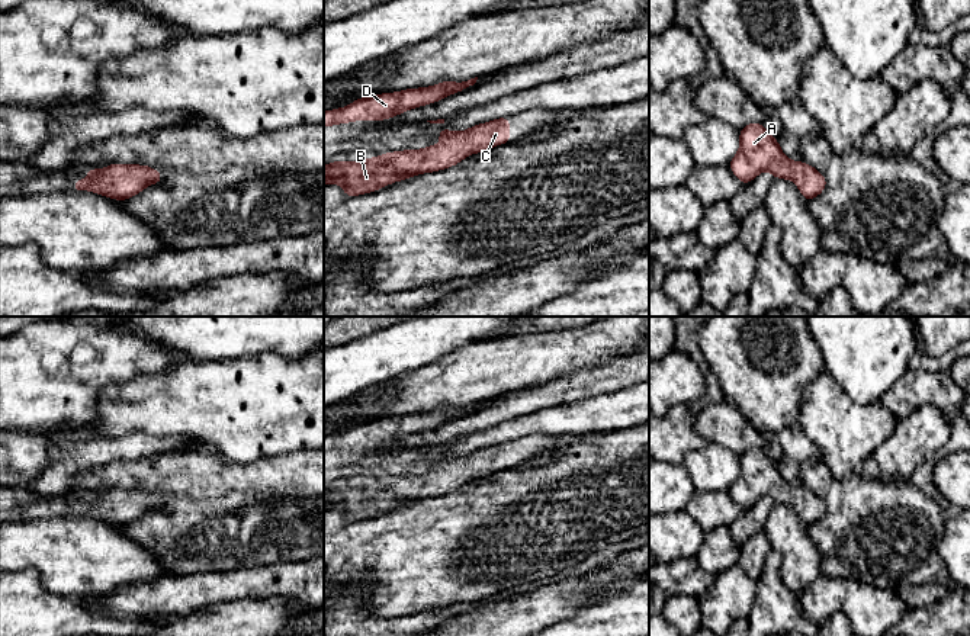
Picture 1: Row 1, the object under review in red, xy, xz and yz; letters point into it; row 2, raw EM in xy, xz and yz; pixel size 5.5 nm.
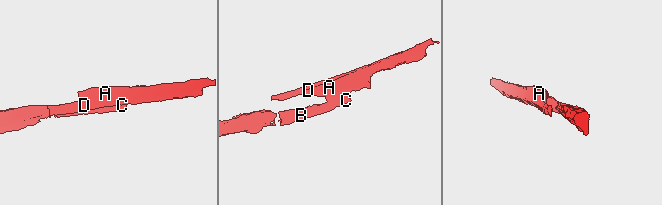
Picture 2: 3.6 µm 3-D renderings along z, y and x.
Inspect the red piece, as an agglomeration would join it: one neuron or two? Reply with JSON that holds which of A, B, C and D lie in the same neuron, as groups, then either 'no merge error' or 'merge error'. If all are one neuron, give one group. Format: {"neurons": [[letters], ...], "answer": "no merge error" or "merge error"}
{"neurons": [["A", "B", "C", "D"]], "answer": "no merge error"}

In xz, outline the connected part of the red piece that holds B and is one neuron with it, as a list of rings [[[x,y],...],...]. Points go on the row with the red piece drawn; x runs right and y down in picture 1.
[[[500,118],[486,123],[475,125],[460,132],[443,129],[437,134],[437,138],[440,138],[443,142],[425,147],[423,150],[405,150],[398,152],[389,151],[385,155],[372,157],[362,161],[333,161],[331,164],[324,166],[324,186],[335,183],[344,189],[346,196],[359,196],[417,174],[449,168],[470,154],[484,152],[500,144],[510,142],[508,126],[510,118]]]

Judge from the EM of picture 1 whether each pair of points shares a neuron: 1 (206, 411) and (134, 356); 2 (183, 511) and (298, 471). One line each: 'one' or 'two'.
1: two
2: one

